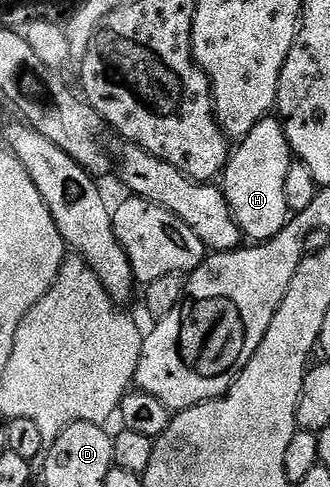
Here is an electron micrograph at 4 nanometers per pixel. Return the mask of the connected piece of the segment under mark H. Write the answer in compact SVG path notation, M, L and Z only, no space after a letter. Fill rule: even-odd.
M269 114L235 145L229 155L221 187L227 204L241 233L255 243L264 243L280 233L290 219L286 206L286 175L294 163L292 147L284 126L275 115ZM223 181L223 182L222 182Z

